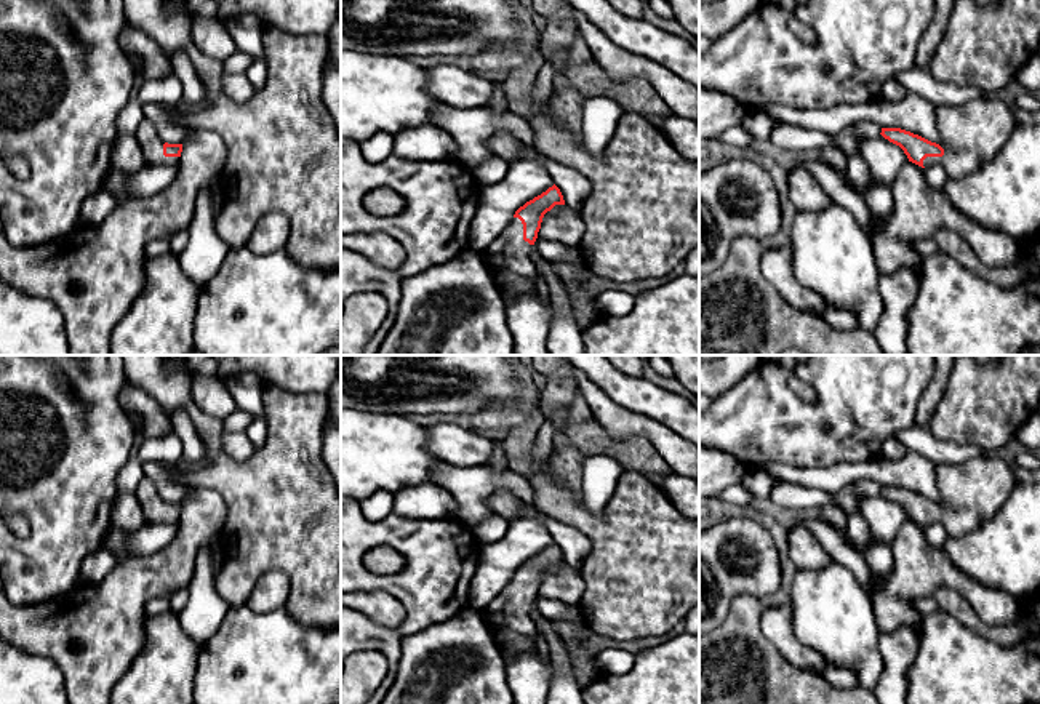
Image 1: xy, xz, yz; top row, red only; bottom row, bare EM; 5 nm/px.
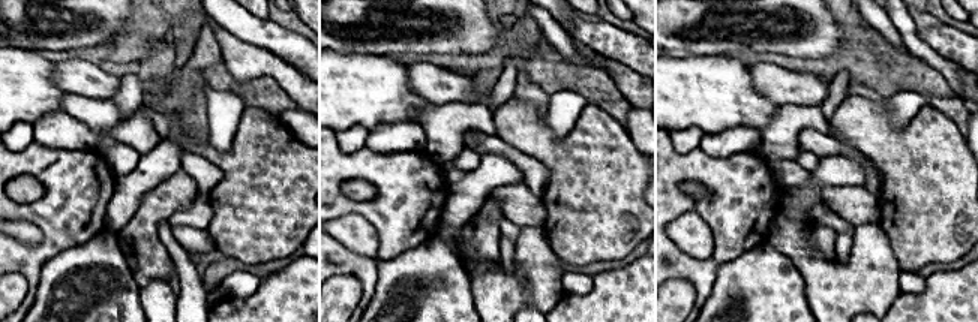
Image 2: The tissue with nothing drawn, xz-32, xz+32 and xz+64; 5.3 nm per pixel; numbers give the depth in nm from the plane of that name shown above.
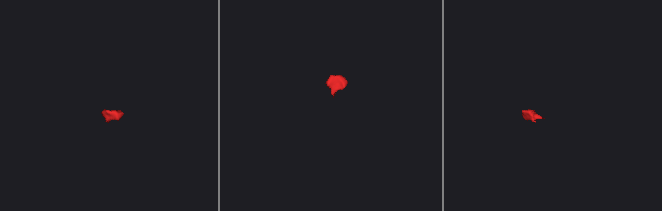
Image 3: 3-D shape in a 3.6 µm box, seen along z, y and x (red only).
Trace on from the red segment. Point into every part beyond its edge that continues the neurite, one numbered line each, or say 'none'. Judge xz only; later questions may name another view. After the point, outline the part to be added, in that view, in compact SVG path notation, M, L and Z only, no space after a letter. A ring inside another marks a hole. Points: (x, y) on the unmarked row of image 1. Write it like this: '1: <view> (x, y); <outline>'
1: xz (508, 616); M512 576L485 608L486 624L506 659L517 653L538 650L538 626L530 614L531 606L533 603L523 598L522 579Z

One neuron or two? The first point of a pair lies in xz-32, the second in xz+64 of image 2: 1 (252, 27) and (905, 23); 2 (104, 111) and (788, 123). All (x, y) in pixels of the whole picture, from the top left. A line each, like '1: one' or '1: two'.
1: two
2: one

